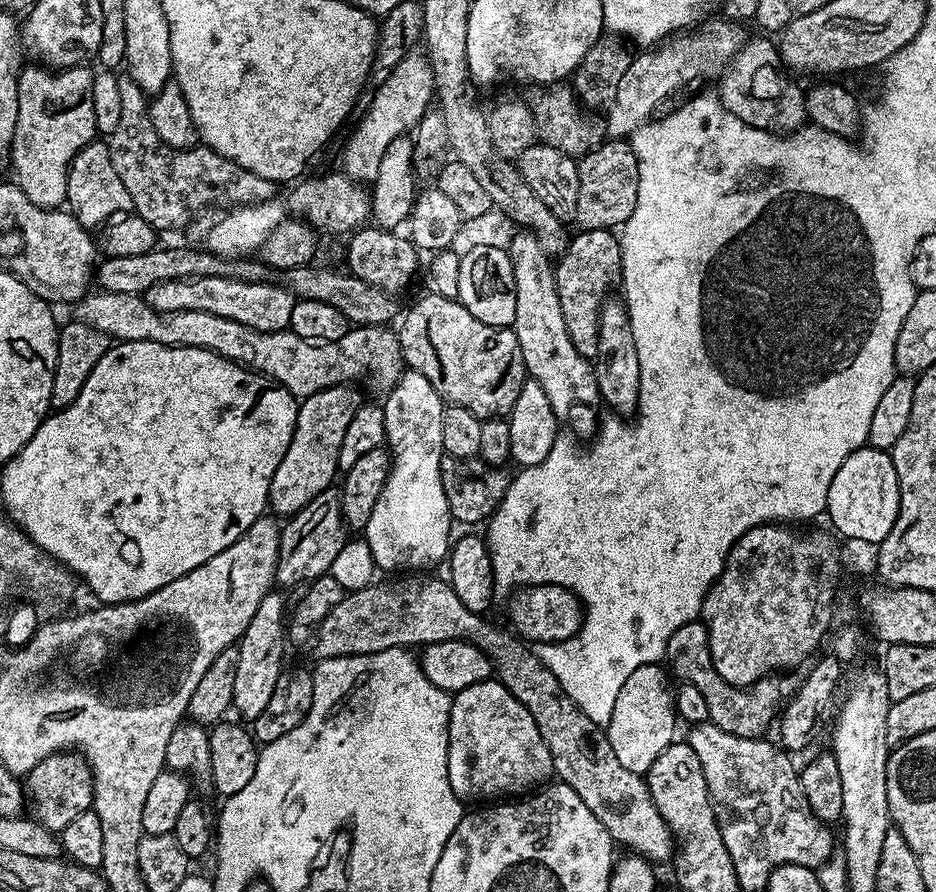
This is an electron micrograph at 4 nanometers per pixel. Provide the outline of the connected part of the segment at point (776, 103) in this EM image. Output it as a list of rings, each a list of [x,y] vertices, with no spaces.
[[[756,34],[756,37],[745,39],[743,46],[738,50],[738,54],[723,69],[724,77],[720,80],[718,95],[722,106],[734,118],[746,122],[755,128],[761,128],[767,132],[777,134],[791,134],[805,127],[808,120],[805,108],[805,89],[799,88],[790,75],[789,69],[784,67],[784,59],[780,57],[780,50],[775,39],[764,34]]]

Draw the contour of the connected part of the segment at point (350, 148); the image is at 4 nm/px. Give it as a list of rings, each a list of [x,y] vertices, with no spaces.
[[[413,50],[395,67],[390,78],[375,91],[376,96],[368,112],[344,150],[343,171],[359,182],[370,182],[377,176],[379,163],[394,138],[413,131],[431,109],[436,96],[432,66],[421,51]]]

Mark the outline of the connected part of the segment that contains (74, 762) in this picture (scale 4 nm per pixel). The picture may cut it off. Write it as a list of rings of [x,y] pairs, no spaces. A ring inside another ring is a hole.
[[[75,750],[55,752],[34,770],[26,774],[26,792],[30,797],[30,808],[33,808],[34,819],[51,832],[59,834],[77,814],[89,811],[94,798],[94,782],[92,781],[92,766],[83,754]]]

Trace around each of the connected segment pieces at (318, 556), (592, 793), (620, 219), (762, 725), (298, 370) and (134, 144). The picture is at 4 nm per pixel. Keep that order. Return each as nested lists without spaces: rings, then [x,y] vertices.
[[[332,490],[318,494],[280,529],[280,557],[276,562],[275,583],[304,586],[331,573],[334,558],[338,558],[338,550],[342,550],[346,542],[344,532],[346,525],[340,514],[339,495]]]
[[[400,574],[395,577],[397,580],[377,579],[365,588],[357,588],[345,594],[332,607],[330,614],[322,618],[318,635],[311,645],[312,652],[316,655],[315,659],[322,661],[339,656],[361,656],[391,648],[411,649],[412,644],[427,646],[447,640],[465,640],[478,646],[486,654],[486,658],[490,658],[495,679],[504,684],[506,690],[510,690],[510,694],[514,694],[514,698],[518,698],[518,702],[526,706],[526,710],[530,710],[530,718],[534,718],[538,726],[538,734],[542,734],[542,742],[546,742],[552,755],[555,779],[559,783],[570,786],[570,790],[574,790],[574,794],[578,794],[578,798],[586,802],[590,814],[594,814],[598,822],[606,826],[606,830],[617,845],[625,844],[628,850],[643,856],[650,862],[671,861],[674,856],[674,837],[662,814],[658,814],[658,806],[654,806],[654,798],[650,798],[647,779],[643,775],[622,768],[613,747],[610,746],[607,731],[601,725],[590,722],[590,718],[586,718],[586,714],[578,710],[578,706],[568,697],[566,690],[562,690],[558,678],[554,678],[554,674],[550,674],[548,667],[540,661],[535,647],[521,640],[515,631],[507,627],[499,628],[498,625],[484,620],[488,618],[481,613],[466,610],[466,606],[462,606],[458,594],[454,594],[452,585],[447,579],[439,580],[436,576],[426,575],[430,574]]]
[[[609,139],[607,142],[601,143],[600,147],[593,148],[587,156],[579,161],[580,173],[578,174],[578,206],[576,207],[575,223],[583,230],[598,230],[599,228],[607,228],[609,230],[619,229],[628,221],[630,214],[634,214],[634,202],[638,202],[638,158],[634,154],[631,143],[627,139]]]
[[[699,619],[686,622],[686,626],[678,626],[678,630],[670,634],[664,660],[673,677],[681,676],[679,679],[683,683],[698,686],[698,691],[706,701],[709,721],[714,726],[726,730],[726,734],[738,734],[738,738],[758,740],[767,733],[764,731],[771,724],[773,727],[782,708],[780,684],[776,681],[777,677],[775,675],[764,676],[758,682],[748,685],[747,688],[739,688],[726,682],[726,678],[718,674],[712,661],[708,645],[708,628]]]
[[[92,290],[80,297],[75,308],[75,319],[94,326],[94,330],[102,330],[102,334],[113,341],[145,340],[175,348],[205,348],[224,360],[233,360],[276,381],[297,398],[312,396],[335,384],[360,382],[356,380],[362,379],[364,372],[374,387],[389,390],[402,373],[400,338],[388,326],[352,326],[346,334],[342,334],[342,338],[317,342],[302,338],[291,330],[259,332],[208,310],[156,312],[140,294],[127,296]]]
[[[124,74],[119,77],[118,92],[122,94],[122,114],[118,116],[118,126],[114,126],[114,130],[106,140],[110,150],[110,160],[114,162],[114,170],[118,170],[118,176],[122,178],[122,184],[130,194],[131,211],[146,222],[150,222],[153,228],[157,230],[180,228],[199,208],[204,208],[215,200],[220,204],[226,204],[224,206],[237,206],[262,203],[277,195],[277,185],[273,181],[238,166],[238,162],[230,162],[230,158],[218,154],[213,148],[200,146],[195,150],[181,150],[166,146],[166,142],[158,138],[158,130],[154,130],[154,122],[150,122],[146,93],[131,76]]]

